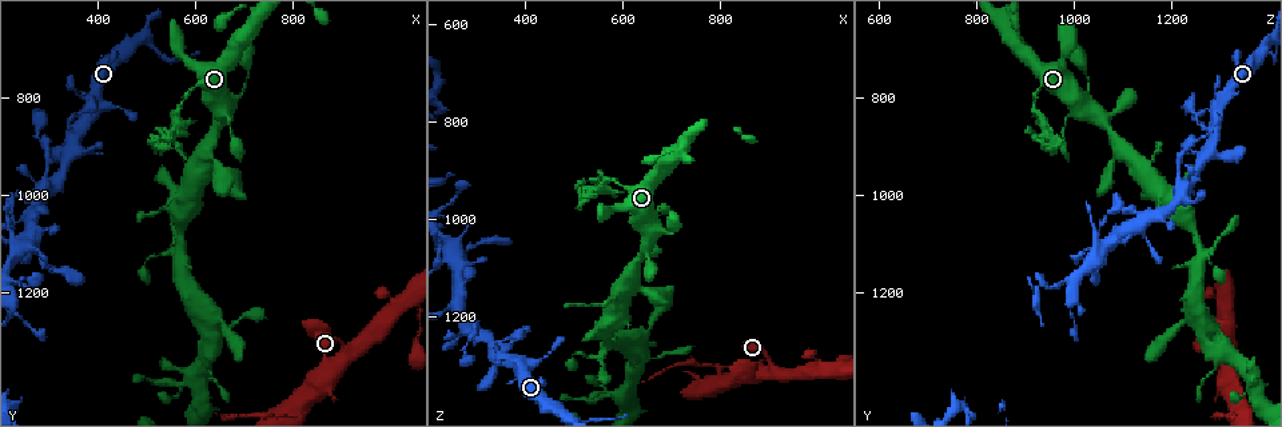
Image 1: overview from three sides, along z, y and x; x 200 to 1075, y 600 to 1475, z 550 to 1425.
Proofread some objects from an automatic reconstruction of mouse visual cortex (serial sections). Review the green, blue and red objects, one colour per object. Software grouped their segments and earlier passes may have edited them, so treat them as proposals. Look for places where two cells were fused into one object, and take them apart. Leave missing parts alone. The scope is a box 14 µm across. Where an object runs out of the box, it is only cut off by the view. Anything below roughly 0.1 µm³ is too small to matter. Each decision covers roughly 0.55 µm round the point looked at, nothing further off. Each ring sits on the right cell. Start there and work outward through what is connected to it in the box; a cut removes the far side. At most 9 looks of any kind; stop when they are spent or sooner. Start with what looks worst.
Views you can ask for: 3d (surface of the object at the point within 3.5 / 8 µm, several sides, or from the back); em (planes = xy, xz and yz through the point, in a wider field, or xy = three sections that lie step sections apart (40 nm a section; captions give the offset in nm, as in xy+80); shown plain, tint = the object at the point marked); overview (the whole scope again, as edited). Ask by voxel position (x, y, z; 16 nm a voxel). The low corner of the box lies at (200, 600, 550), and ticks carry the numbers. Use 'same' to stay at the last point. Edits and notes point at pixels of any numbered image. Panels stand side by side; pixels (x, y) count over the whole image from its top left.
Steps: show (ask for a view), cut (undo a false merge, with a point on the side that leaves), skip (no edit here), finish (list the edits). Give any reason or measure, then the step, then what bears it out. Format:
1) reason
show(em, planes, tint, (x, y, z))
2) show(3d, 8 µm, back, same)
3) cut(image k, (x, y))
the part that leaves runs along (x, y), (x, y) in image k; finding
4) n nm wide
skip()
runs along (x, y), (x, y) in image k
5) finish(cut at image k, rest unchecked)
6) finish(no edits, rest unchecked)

three-way junction
show(3d, 3.5 µm, (290, 985, 1225))

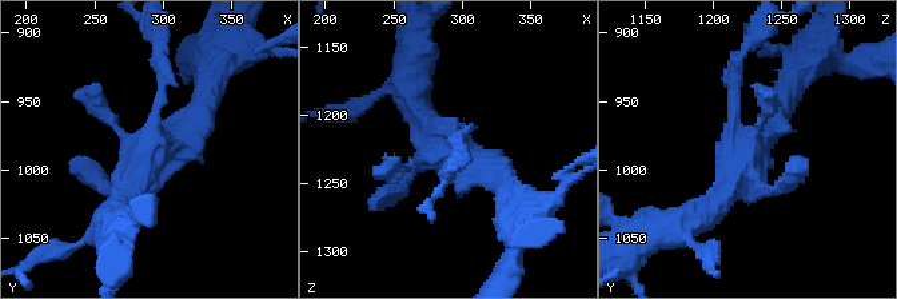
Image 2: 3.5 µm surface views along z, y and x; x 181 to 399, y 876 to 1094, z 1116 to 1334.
show(em, planes, tint, (292, 986, 1226))

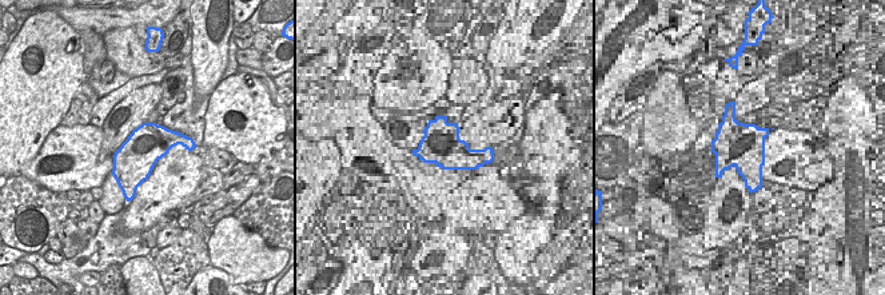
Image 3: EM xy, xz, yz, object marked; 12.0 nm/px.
skip()
runs along (204, 96), (114, 215) in image 2; all the same cell

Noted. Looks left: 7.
two arms in line, one across
show(3d, 3.5 µm, (1035, 1210, 1305))

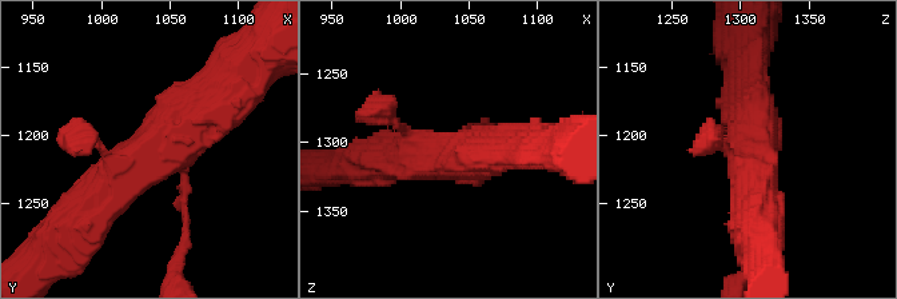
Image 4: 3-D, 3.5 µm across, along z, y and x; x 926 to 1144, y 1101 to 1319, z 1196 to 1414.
skip()
runs along (379, 160), (469, 154), (482, 175) in image 4; all the same cell

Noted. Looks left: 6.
small branch off a trunk
show(3d, 3.5 µm, (250, 1100, 1070))

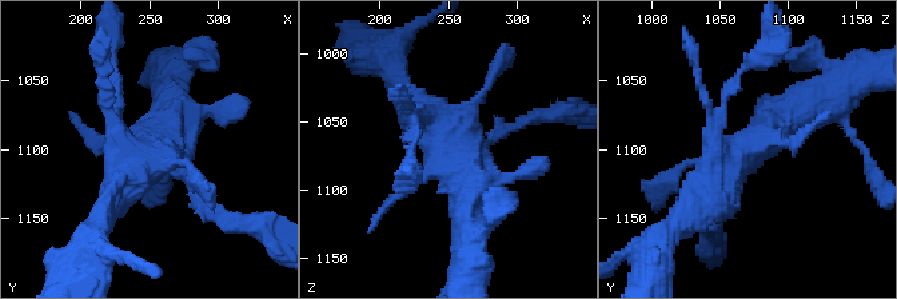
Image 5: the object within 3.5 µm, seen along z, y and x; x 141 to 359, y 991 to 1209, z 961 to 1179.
show(em, xy, step 3, tint, (254, 1102, 1068))

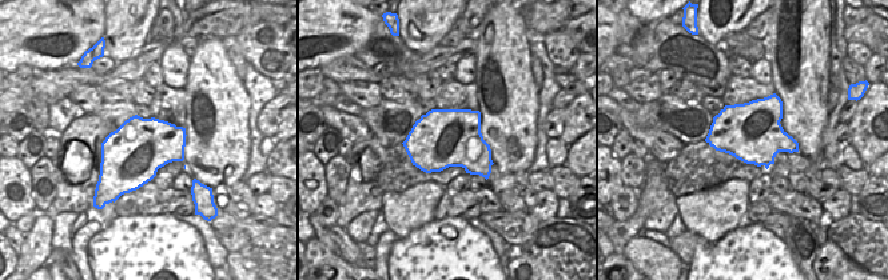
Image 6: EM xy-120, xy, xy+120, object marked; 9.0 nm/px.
show(em, planes, tint, same)

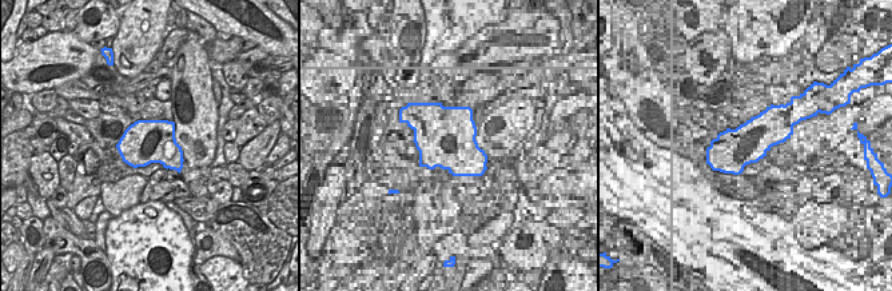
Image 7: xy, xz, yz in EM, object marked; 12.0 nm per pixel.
550 nm wide
skip()
runs along (813, 103), (736, 152), (701, 206) in image 5; one cell here

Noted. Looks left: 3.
sharp bend
show(3d, 8 µm, (565, 1120, 1260))

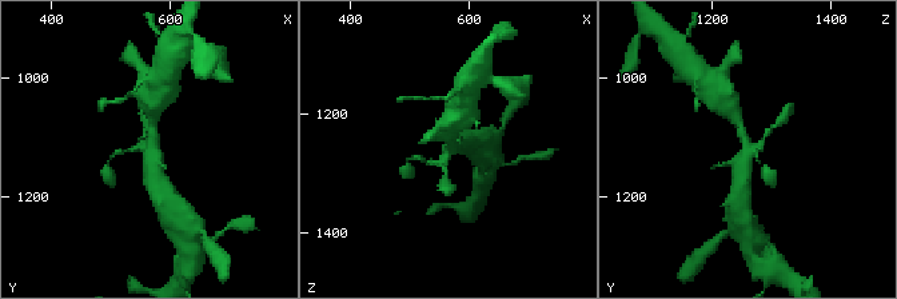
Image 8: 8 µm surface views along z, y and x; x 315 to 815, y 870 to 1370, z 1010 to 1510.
show(em, xy, step 5, tint, (570, 1120, 1255))

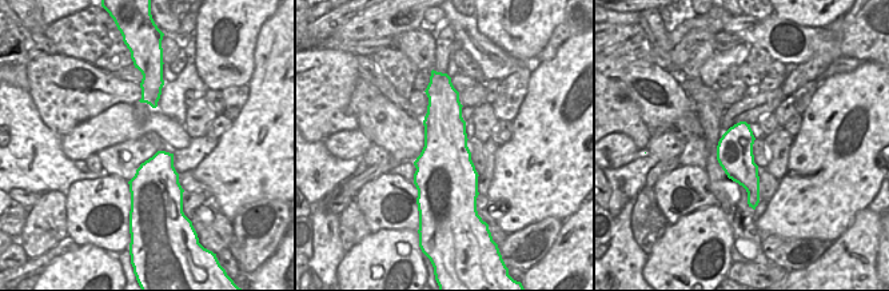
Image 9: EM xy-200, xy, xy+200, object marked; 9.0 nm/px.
500 nm wide
skip()
runs along (732, 112), (746, 144), (740, 186) in image 8; one cell here

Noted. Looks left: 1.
finish(no edits, rest unchecked)

